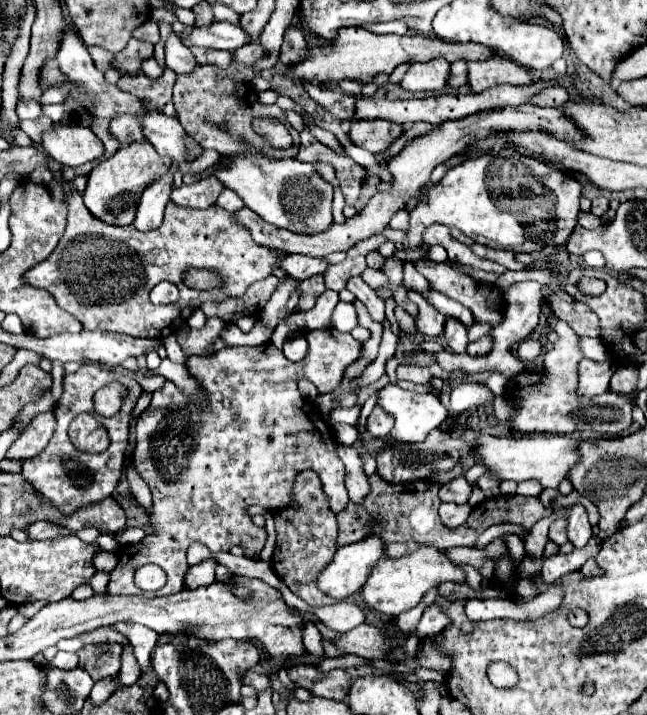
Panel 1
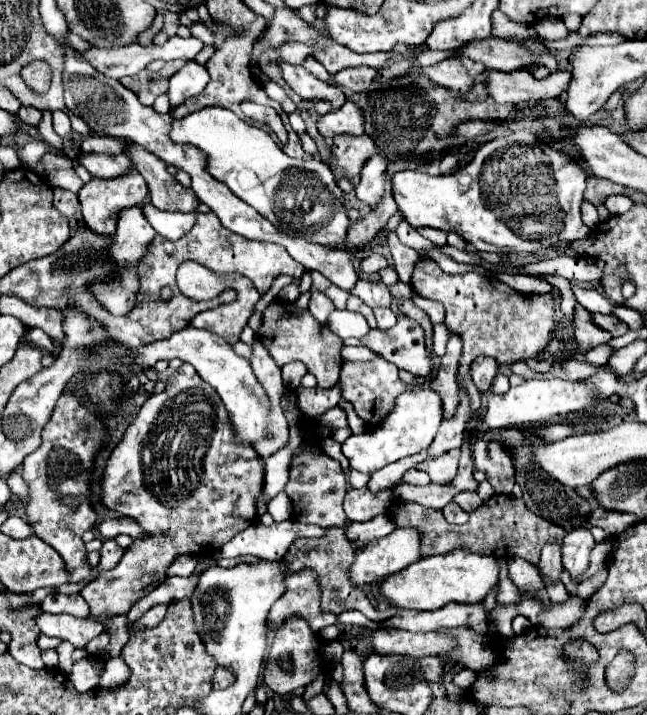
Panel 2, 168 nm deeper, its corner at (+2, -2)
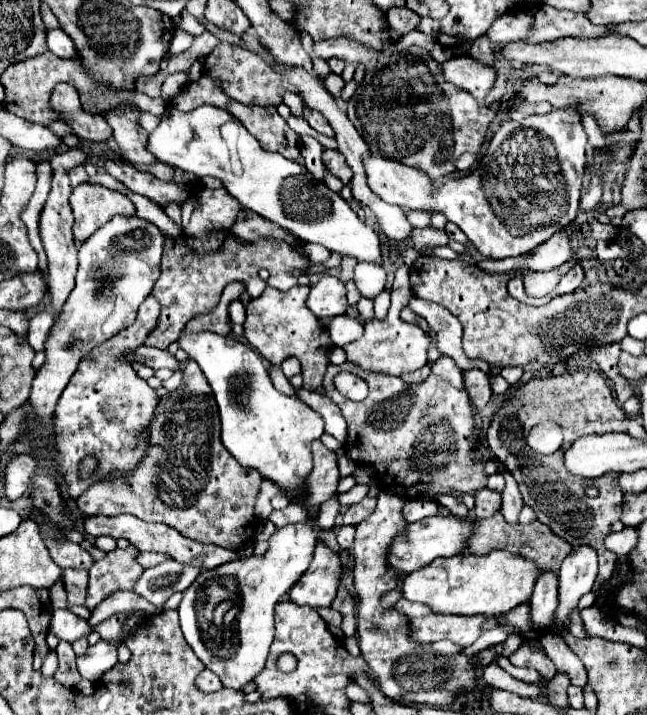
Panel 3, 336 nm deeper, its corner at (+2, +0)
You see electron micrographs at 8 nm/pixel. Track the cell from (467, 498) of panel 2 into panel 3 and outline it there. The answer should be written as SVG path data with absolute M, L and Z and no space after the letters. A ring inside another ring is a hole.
M481 489L475 497L475 515L479 519L491 517L501 509L501 493L491 489Z

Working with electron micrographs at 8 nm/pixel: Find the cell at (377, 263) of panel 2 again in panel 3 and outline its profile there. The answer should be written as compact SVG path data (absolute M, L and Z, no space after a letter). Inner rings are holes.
M306 243L301 252L314 264L323 264L331 256L327 248L312 243Z

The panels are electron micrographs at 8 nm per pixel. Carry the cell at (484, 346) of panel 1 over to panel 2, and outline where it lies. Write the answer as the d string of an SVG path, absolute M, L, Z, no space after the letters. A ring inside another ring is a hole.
M477 357L471 363L471 379L473 379L473 383L477 385L477 389L481 393L489 391L491 381L497 373L497 367L499 367L499 363L495 359L489 359L489 357Z

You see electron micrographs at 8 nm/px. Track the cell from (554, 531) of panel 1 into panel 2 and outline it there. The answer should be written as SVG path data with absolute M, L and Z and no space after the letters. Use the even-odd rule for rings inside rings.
M547 543L543 547L543 551L541 551L539 571L543 575L547 575L551 581L557 581L561 569L563 569L563 563L561 563L561 545L559 543Z

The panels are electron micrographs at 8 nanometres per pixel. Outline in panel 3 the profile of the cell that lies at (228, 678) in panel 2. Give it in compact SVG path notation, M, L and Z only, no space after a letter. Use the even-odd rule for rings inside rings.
M203 669L203 671L197 675L195 685L197 685L197 689L201 689L203 693L213 693L213 691L219 691L219 689L221 689L219 677L217 677L213 671L209 671L209 669Z

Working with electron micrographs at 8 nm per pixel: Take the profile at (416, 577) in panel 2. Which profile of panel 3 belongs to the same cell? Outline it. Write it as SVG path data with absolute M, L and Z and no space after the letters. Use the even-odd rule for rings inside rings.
M491 551L481 557L455 555L449 559L437 559L431 565L409 573L403 579L403 595L409 601L429 605L435 613L499 617L529 601L539 573L541 569L533 565L533 561L507 551Z

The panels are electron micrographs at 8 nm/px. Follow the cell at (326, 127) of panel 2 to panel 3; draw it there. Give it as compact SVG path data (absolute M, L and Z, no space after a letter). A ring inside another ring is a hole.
M311 111L311 115L307 117L307 123L321 135L327 135L327 137L333 137L333 129L329 125L329 121L325 121L325 117L321 117L321 113L315 113Z

